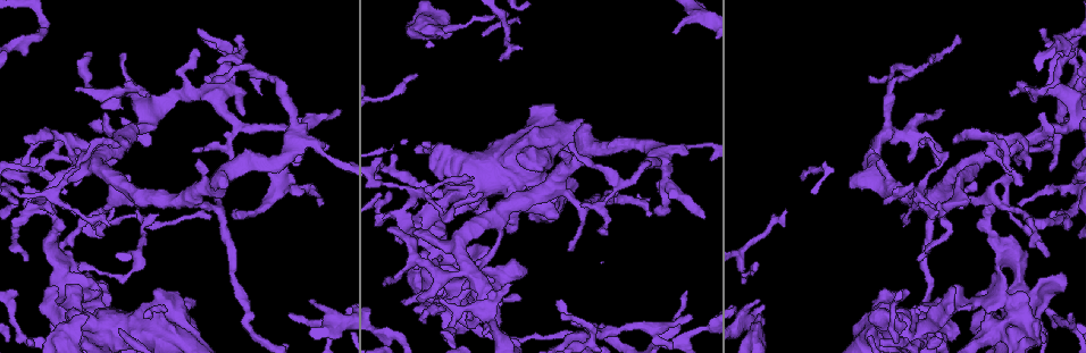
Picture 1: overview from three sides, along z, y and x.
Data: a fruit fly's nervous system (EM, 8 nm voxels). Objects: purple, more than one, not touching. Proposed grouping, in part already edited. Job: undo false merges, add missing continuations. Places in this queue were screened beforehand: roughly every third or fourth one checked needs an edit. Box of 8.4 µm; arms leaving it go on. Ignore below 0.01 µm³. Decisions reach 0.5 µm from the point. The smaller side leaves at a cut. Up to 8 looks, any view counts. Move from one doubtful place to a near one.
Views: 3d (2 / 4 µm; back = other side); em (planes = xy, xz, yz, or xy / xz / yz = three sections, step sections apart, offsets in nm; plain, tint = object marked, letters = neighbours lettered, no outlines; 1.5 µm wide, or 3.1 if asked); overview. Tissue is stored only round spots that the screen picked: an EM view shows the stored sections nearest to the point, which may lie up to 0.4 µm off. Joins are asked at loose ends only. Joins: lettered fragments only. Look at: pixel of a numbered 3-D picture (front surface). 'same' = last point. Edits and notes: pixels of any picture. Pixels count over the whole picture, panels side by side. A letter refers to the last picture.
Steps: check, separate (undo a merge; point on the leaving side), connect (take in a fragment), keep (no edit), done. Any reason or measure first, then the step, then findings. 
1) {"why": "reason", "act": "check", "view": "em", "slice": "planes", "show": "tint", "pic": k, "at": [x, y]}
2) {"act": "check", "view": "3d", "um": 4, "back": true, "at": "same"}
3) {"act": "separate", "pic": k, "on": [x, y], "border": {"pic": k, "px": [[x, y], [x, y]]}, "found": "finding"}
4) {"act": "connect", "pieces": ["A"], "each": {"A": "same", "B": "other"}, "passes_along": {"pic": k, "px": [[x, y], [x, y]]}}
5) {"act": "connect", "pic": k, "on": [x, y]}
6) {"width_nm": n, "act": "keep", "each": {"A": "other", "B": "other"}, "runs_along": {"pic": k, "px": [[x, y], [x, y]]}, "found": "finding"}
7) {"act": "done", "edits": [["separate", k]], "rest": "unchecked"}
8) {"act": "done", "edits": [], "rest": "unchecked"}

{"why": "branch stops here", "act": "check", "view": "em", "slice": "xz", "step": 4, "show": "tint", "pic": 1, "at": [450, 35]}

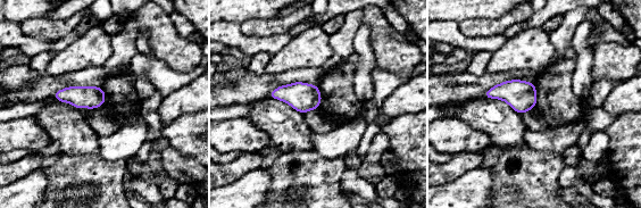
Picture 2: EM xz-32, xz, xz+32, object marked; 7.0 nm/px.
{"act": "check", "view": "em", "slice": "planes", "show": "letters", "at": "same"}

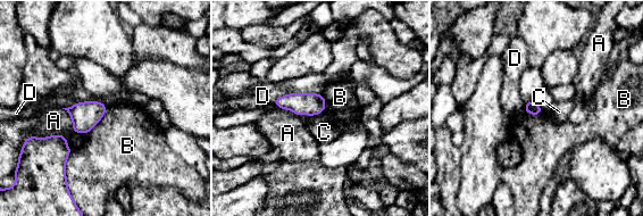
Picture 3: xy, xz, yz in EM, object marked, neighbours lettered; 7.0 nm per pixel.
{"longest_contact_nm": ["D", 360], "act": "keep", "each": {"A": "other", "B": "other", "C": "other", "D": "other"}, "border": {"pic": 3, "px": [[72, 149], [65, 164], [66, 180]]}, "found": "none of them fits"}

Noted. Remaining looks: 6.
{"why": "free end", "act": "check", "view": "3d", "um": 4, "pic": 1, "at": [980, 309]}

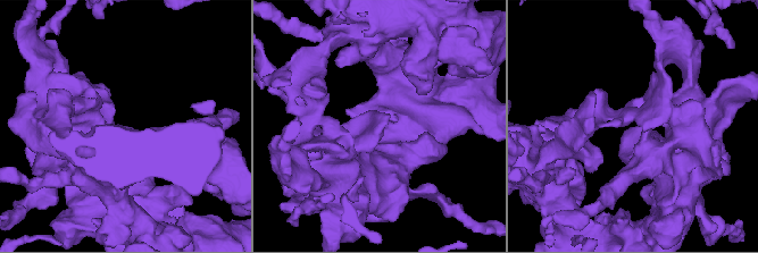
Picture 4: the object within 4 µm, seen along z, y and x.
{"why": "now the EM", "act": "check", "view": "em", "slice": "planes", "show": "letters", "pic": 4, "at": [640, 129]}

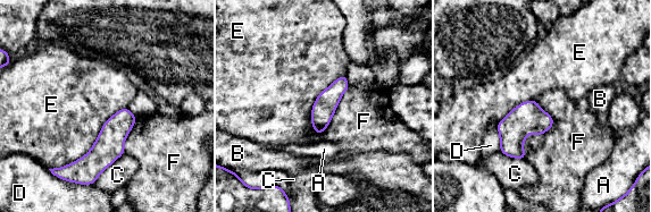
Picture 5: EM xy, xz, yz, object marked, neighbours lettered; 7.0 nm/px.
{"longest_contact_nm": ["E", 600], "act": "keep", "each": {"A": "other", "B": "other", "C": "other", "D": "other", "E": "other", "F": "other"}, "runs_along": {"pic": 5, "px": [[343, 78], [327, 100], [317, 130]]}, "found": "no lettered fragment goes on from it"}

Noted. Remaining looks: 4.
{"why": "tapers out", "act": "check", "view": "3d", "um": 4, "back": true, "pic": 1, "at": [109, 226]}

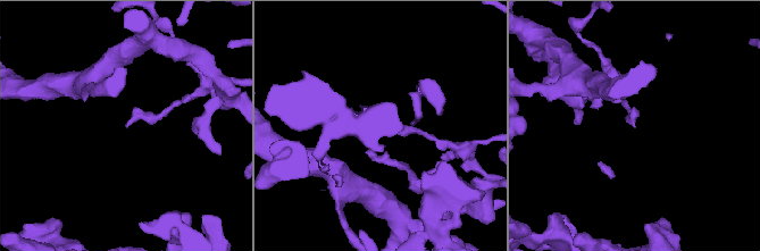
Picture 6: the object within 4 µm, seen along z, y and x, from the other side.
{"why": "shape alone is not enough", "act": "check", "view": "em", "slice": "planes", "show": "letters", "pic": 6, "at": [634, 126]}

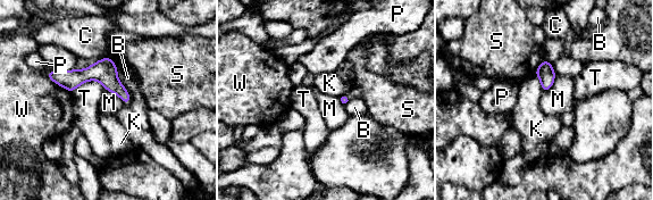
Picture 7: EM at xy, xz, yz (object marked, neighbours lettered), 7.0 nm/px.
{"longest_contact_nm": ["B", 280], "act": "keep", "each": {"B": "other", "C": "other", "K": "other", "M": "other", "P": "other", "S": "other", "T": "other", "W": "other"}, "found": "none of them fits"}

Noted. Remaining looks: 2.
{"act": "done", "edits": [], "rest": "unchecked"}

